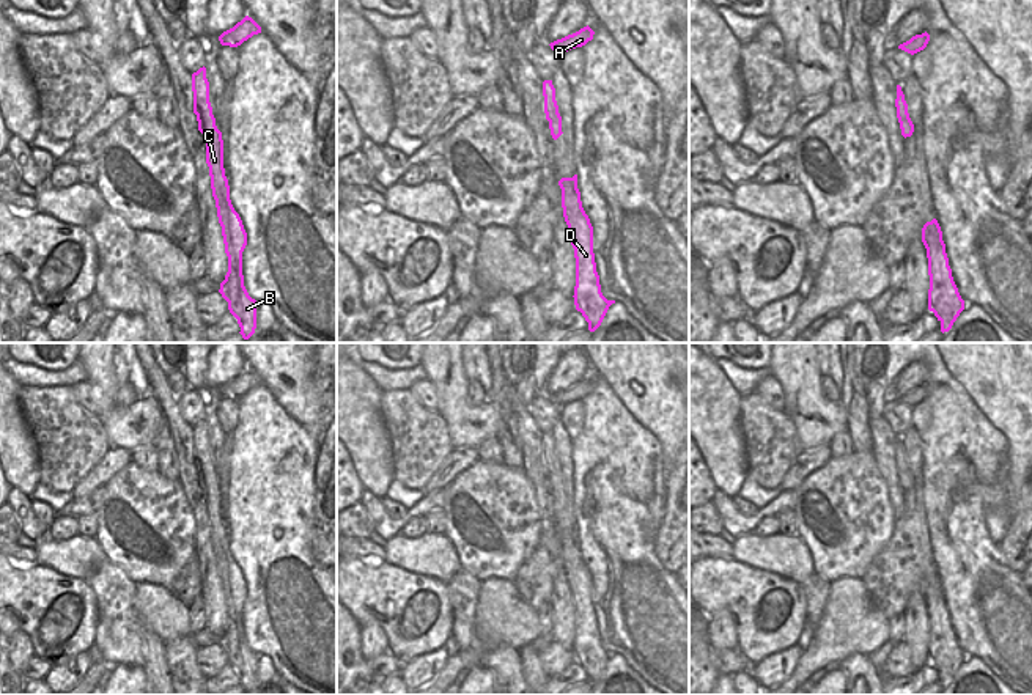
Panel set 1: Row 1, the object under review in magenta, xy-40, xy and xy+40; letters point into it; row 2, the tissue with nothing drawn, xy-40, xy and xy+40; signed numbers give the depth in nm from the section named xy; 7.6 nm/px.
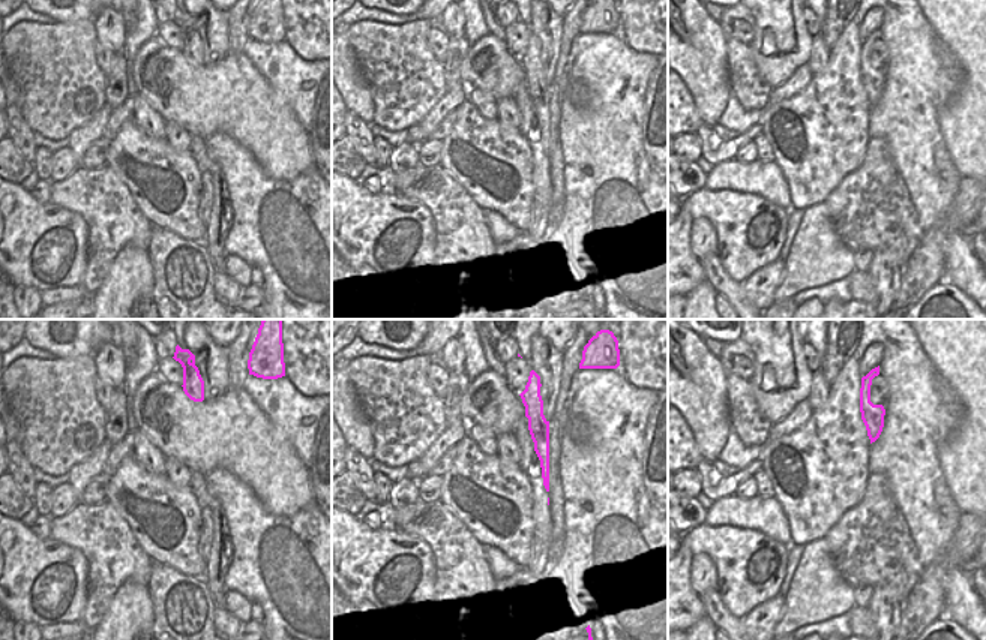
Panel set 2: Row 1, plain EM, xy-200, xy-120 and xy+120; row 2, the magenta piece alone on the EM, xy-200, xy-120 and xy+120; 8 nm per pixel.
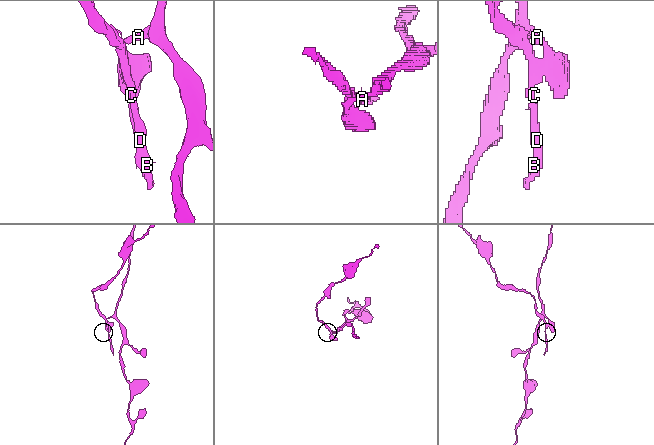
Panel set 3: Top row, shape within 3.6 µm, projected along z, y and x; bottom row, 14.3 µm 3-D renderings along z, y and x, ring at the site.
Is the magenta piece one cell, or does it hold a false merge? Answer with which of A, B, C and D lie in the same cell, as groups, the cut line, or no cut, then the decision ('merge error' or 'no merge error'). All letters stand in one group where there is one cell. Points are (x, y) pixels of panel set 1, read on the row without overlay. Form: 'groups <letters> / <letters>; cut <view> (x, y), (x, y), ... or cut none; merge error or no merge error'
groups A / B C D; cut xy+40 (908, 469), (900, 477); merge error

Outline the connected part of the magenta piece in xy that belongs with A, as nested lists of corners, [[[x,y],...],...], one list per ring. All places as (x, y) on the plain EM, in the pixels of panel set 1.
[[[587,377],[573,387],[568,387],[562,392],[551,395],[549,398],[554,404],[562,407],[571,401],[585,398],[588,393],[593,392],[593,387],[595,384]]]

